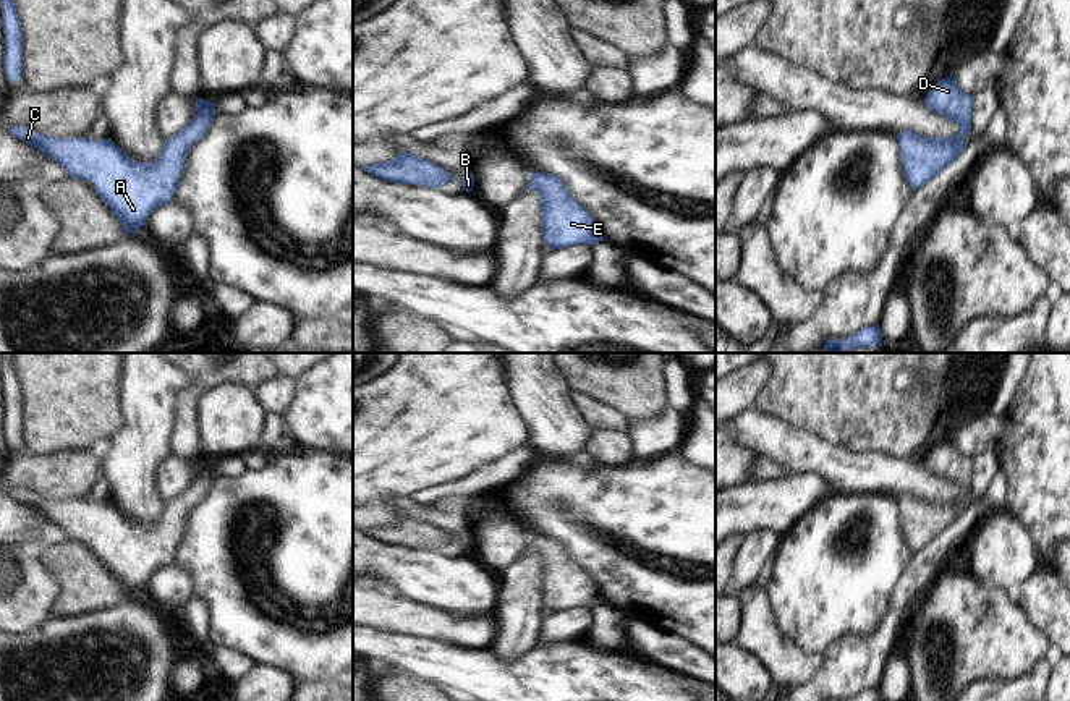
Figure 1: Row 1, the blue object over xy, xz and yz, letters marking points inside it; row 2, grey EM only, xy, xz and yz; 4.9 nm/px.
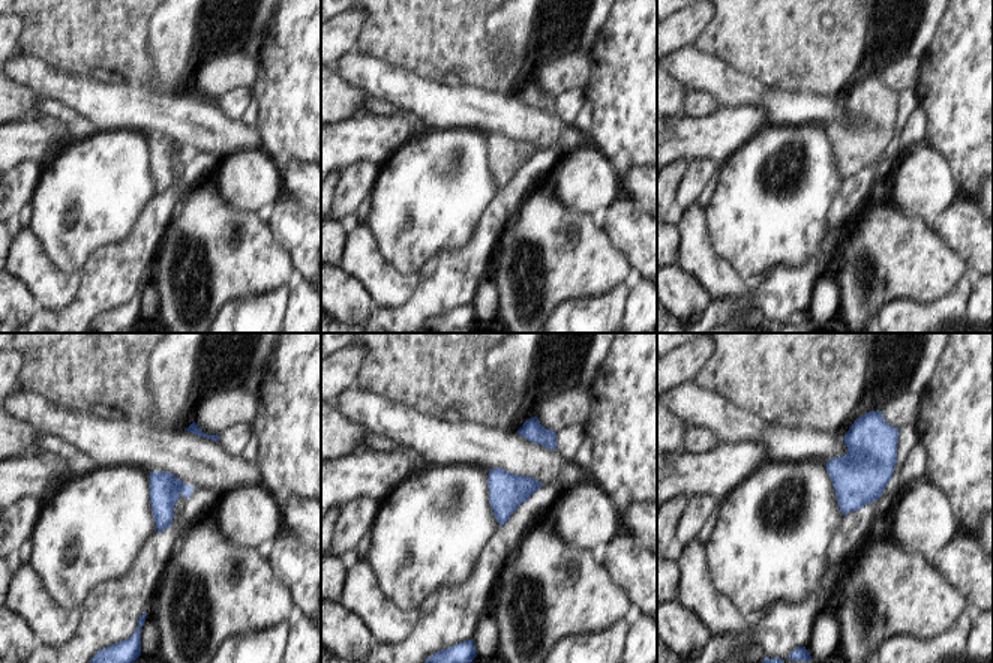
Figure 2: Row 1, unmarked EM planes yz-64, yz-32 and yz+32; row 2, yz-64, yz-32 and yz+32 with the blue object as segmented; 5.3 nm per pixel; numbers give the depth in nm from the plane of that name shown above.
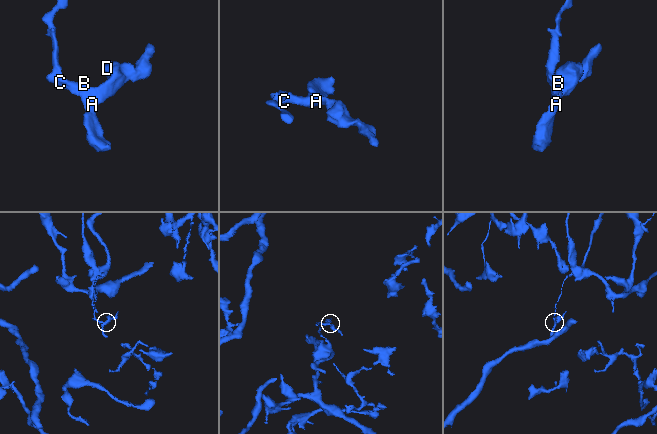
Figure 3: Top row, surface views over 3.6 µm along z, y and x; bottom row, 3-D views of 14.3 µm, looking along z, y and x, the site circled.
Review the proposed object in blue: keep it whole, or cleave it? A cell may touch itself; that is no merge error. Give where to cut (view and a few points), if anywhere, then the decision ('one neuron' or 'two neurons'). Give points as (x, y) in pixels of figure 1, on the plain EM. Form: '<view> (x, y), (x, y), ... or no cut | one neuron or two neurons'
no cut | one neuron

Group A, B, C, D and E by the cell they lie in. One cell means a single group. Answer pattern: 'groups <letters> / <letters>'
groups A B C D E

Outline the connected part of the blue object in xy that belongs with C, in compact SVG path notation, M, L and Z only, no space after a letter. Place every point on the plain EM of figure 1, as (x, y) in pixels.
M196 461L194 481L173 500L163 505L160 516L149 526L138 525L125 516L110 500L89 503L86 500L50 500L24 489L6 492L11 499L37 510L44 518L62 528L73 542L92 544L97 559L108 568L110 575L121 584L123 597L146 588L149 576L170 567L176 546L183 537L183 526L189 512L204 499L215 479L215 465Z

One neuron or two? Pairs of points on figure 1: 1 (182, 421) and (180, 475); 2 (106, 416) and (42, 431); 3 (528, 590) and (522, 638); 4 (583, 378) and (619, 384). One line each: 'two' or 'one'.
1: two
2: one
3: one
4: one

